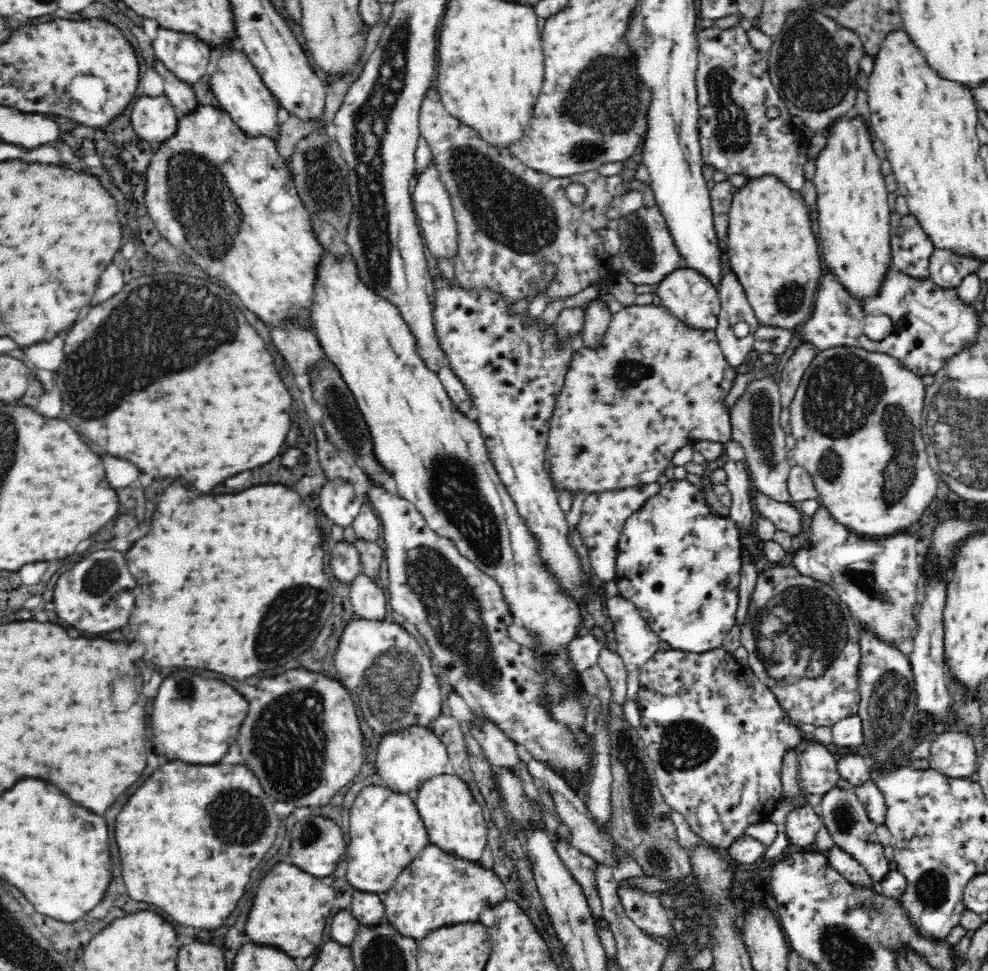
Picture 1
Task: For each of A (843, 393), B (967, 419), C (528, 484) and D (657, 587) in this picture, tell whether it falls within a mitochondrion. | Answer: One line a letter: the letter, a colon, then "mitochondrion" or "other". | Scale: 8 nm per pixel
A: mitochondrion
B: mitochondrion
C: other
D: other

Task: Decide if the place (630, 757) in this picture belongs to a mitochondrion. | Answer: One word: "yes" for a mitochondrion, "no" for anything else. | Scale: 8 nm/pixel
yes

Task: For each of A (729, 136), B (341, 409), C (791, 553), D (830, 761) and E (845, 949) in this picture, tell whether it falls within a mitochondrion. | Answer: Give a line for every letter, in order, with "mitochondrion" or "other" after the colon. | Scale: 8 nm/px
A: mitochondrion
B: mitochondrion
C: other
D: other
E: mitochondrion

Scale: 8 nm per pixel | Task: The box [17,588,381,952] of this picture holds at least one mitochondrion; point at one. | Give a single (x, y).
(289, 741)

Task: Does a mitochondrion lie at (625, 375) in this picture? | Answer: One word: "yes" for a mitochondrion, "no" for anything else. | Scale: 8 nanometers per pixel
yes

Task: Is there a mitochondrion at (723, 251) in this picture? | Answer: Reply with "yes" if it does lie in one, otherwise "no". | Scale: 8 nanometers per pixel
no

